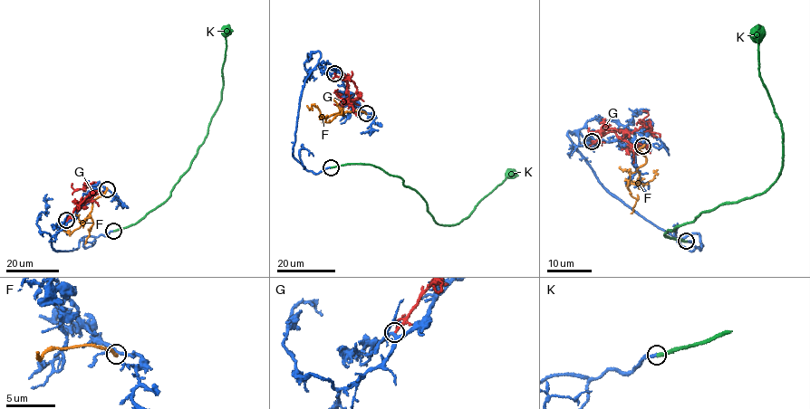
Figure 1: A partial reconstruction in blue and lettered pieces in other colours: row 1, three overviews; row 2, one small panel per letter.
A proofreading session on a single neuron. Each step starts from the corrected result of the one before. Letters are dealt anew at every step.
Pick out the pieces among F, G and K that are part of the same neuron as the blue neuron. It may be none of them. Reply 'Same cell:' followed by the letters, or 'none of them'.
Same cell: K

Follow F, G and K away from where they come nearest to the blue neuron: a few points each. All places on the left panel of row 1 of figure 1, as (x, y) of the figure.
F: (106, 189), (92, 202), (86, 222), (70, 233), (67, 227)
G: (66, 221), (92, 191), (89, 185), (74, 189), (72, 184)
K: (113, 231), (136, 223), (168, 198), (173, 186), (189, 168), (221, 99), (227, 24)

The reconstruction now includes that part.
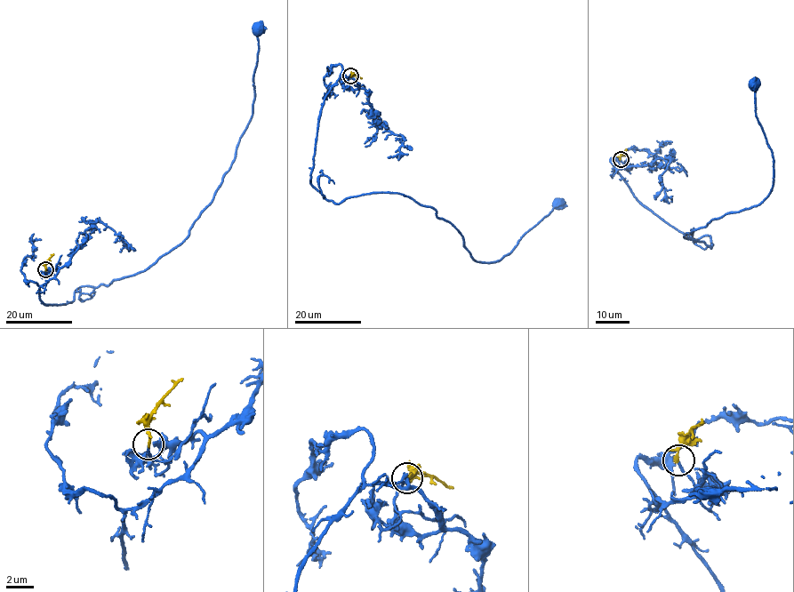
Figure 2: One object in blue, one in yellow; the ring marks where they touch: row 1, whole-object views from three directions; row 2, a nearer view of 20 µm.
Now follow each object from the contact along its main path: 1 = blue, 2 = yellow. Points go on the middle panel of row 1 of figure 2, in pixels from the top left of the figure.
1: (350, 76), (358, 88), (341, 77), (320, 114), (309, 181), (328, 200), (401, 193), (488, 262), (559, 202)
2: (350, 76), (354, 74), (362, 78)

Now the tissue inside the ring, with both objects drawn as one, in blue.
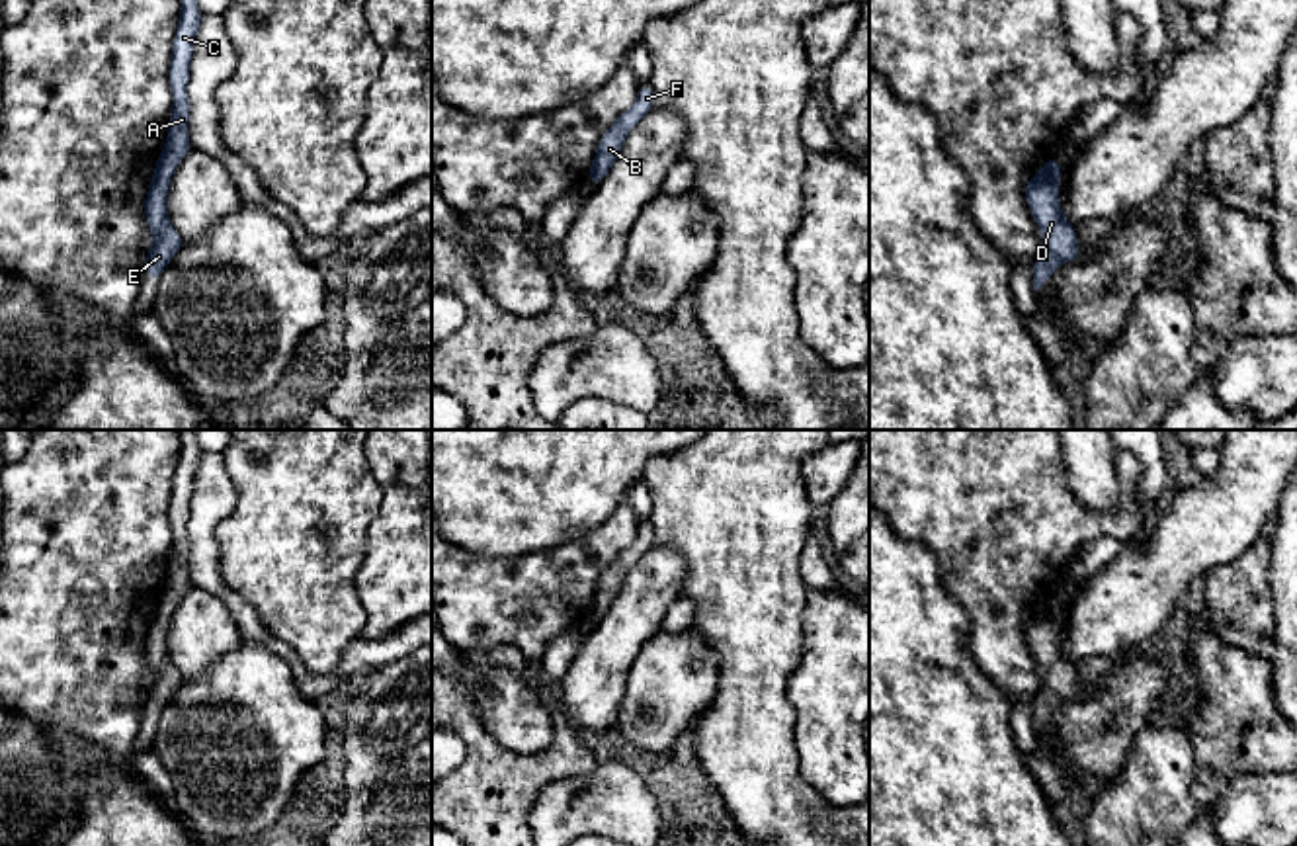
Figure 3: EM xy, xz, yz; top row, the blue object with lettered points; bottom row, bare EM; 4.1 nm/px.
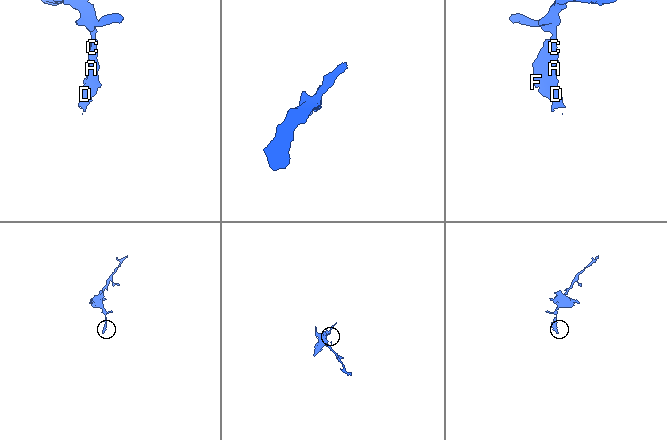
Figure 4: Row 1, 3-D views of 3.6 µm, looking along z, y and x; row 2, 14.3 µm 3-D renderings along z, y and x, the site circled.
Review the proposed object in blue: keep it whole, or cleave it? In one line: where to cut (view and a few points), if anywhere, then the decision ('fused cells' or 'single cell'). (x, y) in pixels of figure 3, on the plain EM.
cut none; single cell

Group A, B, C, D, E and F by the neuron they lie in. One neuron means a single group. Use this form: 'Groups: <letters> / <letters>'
Groups: A B C D E F

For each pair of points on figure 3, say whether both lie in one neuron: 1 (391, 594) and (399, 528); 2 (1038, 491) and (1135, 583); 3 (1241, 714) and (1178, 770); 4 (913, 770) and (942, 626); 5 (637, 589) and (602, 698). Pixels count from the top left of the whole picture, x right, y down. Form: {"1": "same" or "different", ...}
{"1": "same", "2": "different", "3": "different", "4": "same", "5": "same"}

